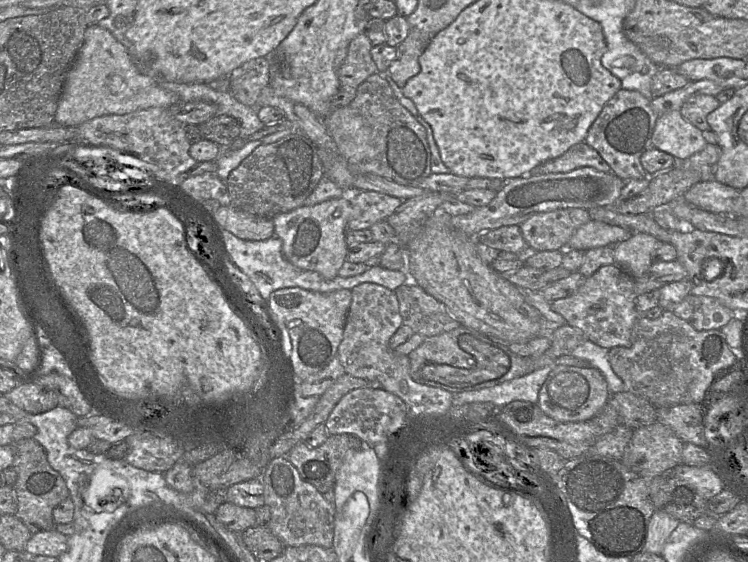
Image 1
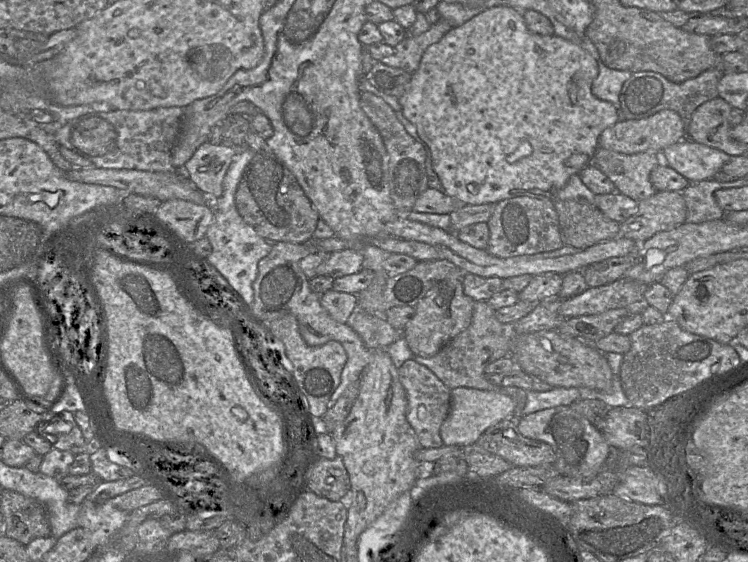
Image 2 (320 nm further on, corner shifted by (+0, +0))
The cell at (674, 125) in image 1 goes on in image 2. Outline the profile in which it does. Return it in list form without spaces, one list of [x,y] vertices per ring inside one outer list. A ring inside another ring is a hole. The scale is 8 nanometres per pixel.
[[[689,138],[668,146],[660,154],[662,162],[685,177],[690,184],[713,179],[731,157]]]

